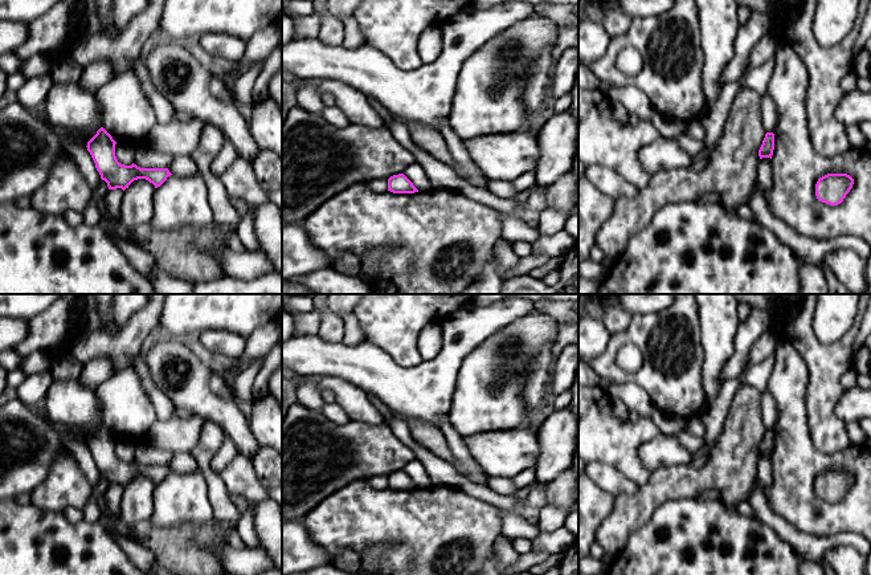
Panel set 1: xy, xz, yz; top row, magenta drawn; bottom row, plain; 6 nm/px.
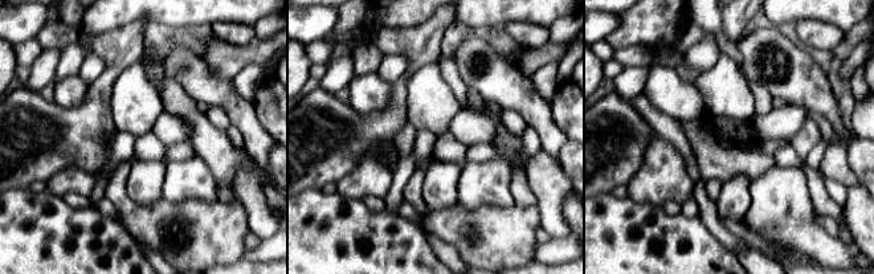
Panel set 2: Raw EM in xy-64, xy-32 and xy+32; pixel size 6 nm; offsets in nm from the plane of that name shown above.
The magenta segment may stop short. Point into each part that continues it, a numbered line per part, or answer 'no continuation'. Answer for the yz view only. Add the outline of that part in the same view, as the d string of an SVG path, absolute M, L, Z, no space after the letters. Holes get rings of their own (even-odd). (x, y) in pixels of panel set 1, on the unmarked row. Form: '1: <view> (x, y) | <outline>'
no continuation

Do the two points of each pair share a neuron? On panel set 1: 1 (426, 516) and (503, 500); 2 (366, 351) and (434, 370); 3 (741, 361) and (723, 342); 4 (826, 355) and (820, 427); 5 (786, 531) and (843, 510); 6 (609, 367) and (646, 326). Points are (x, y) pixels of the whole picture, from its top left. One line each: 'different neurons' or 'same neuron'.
1: different neurons
2: same neuron
3: different neurons
4: same neuron
5: different neurons
6: same neuron

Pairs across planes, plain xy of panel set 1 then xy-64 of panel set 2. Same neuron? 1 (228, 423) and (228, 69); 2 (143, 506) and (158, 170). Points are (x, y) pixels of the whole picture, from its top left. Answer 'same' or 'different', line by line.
1: different
2: same

